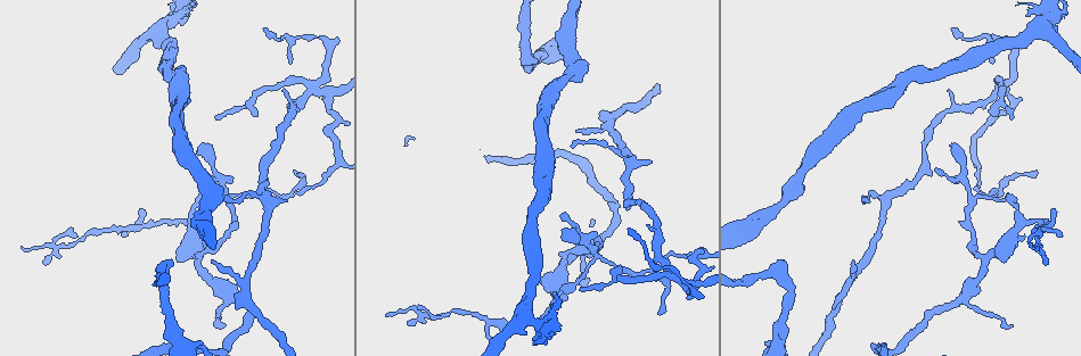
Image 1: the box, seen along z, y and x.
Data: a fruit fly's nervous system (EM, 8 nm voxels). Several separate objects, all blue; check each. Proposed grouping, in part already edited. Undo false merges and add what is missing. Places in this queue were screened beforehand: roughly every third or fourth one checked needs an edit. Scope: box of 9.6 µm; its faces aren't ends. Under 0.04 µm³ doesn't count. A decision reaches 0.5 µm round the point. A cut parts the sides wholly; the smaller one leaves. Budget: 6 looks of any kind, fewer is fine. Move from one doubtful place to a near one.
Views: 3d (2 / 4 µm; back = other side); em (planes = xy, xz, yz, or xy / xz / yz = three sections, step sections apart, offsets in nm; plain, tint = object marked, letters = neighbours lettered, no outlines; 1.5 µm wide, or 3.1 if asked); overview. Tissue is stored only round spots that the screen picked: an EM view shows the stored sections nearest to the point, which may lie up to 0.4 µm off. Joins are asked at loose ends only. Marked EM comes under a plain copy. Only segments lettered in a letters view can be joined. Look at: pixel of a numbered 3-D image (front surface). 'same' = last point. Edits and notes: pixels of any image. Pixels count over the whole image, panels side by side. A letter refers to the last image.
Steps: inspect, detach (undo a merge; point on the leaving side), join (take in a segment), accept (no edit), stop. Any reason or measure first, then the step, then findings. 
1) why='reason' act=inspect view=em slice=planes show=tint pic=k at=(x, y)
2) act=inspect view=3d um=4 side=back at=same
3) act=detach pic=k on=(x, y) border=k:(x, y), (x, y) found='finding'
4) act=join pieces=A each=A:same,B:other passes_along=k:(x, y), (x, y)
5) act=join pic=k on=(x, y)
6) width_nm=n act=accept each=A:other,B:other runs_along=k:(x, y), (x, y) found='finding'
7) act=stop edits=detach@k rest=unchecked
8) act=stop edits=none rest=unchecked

why='thin end' act=inspect view=3d um=2 side=back pic=1 at=(1037, 173)

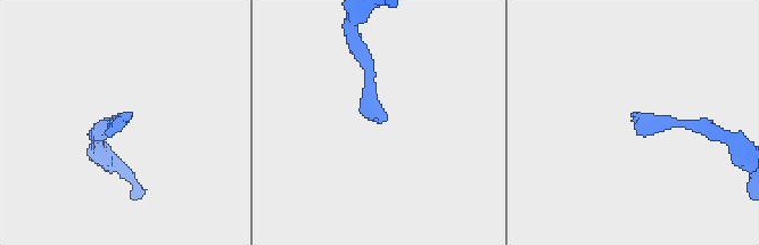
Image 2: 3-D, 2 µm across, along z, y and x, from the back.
why='shape alone is not enough' act=inspect view=em slice=planes show=tint pic=2 at=(379, 122)

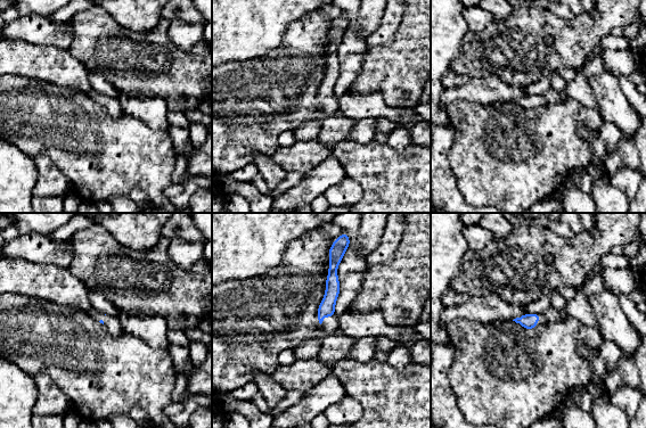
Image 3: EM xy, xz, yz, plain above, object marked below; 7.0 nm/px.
act=inspect view=em slice=planes show=letters at=same

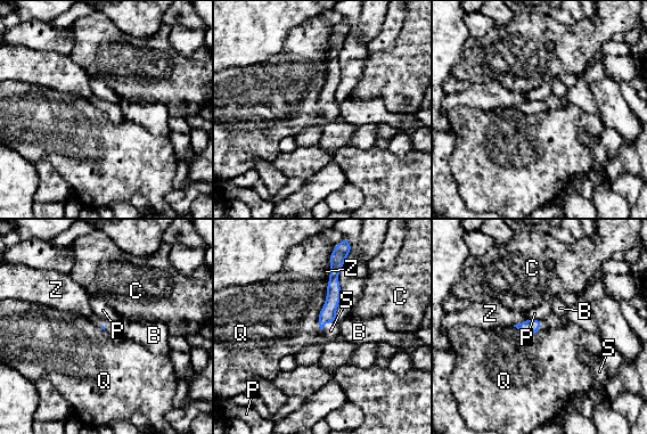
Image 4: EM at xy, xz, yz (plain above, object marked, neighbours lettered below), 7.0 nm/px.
longest_contact=Q:320nm act=join pieces=S each=B:other,C:other,P:other,Q:other,S:same,Z:other passes_along=4:(327, 314), (327, 321), (330, 330) found='the neuron continues'

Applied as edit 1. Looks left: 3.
act=inspect view=overview

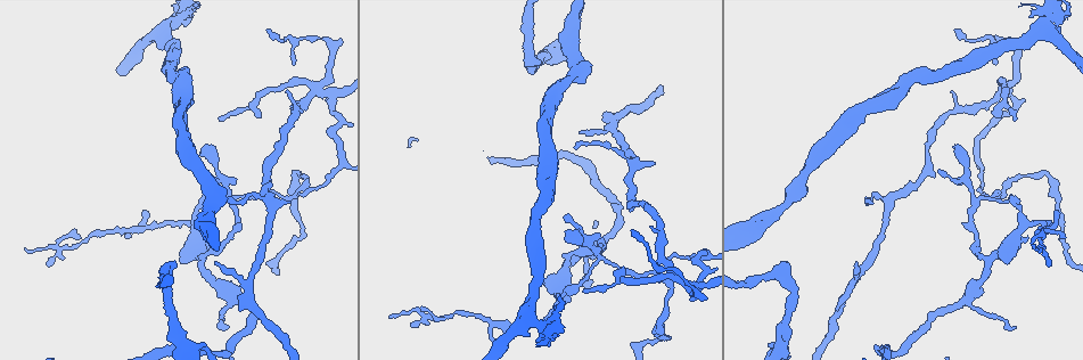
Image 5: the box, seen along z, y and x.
why='free end' act=inspect view=em slice=planes show=tint pic=5 at=(258, 116)

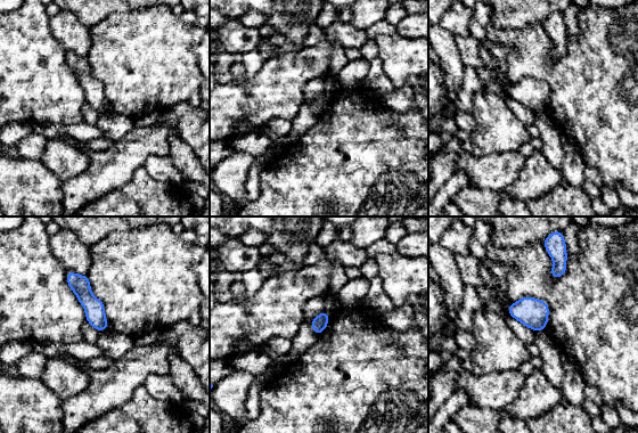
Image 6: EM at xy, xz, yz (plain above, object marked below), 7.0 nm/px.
why='see the neighbours' act=inspect view=em slice=planes show=letters at=same

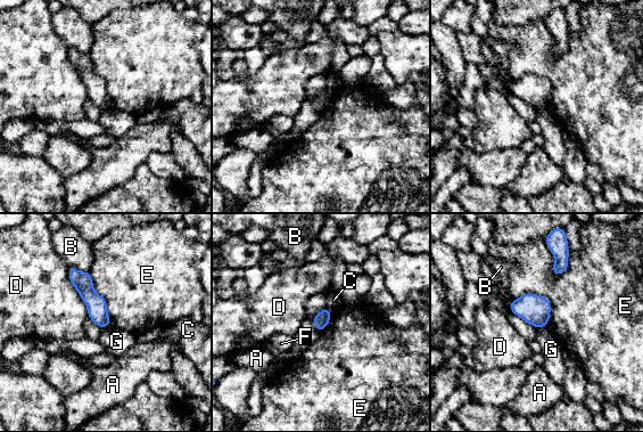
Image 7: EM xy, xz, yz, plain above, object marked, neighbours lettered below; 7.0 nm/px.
longest_contact=E:320nm act=accept each=A:other,B:other,C:other,D:other,E:other,F:other,G:other found='no lettered segment goes on from it'

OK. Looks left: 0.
act=stop edits=join@4 rest=unchecked

